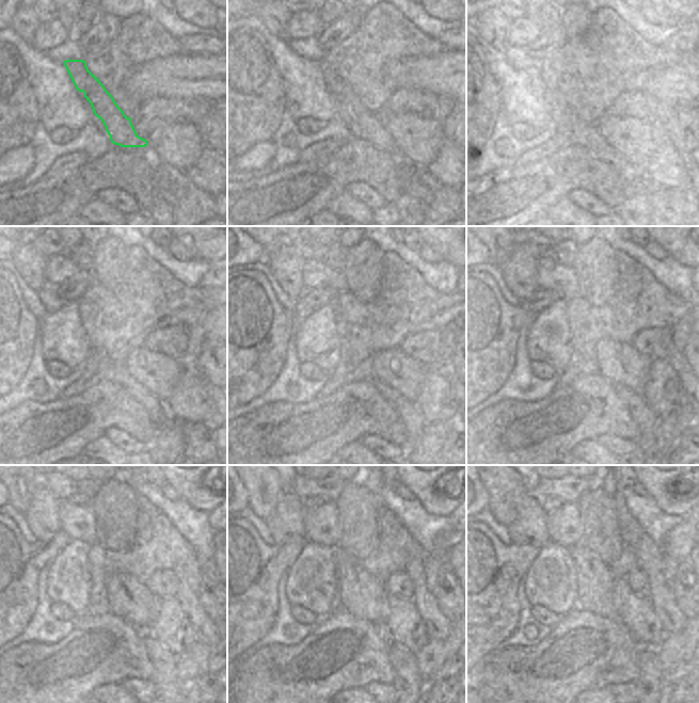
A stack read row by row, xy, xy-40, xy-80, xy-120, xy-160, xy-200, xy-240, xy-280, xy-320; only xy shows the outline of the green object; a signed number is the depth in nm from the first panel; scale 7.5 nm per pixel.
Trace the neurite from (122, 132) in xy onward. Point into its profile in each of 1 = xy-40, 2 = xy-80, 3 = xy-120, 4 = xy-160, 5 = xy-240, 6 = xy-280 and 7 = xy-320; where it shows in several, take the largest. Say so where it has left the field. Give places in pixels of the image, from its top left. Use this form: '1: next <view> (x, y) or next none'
1: next xy-40 (363, 125)
2: next xy-80 (588, 134)
3: next xy-120 (121, 377)
4: next xy-160 (412, 418)
5: next xy-240 (164, 676)
6: next xy-280 (408, 682)
7: next xy-320 (649, 682)

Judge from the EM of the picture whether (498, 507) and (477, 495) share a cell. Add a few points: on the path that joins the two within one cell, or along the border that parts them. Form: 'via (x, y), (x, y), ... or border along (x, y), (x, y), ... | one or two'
border along (478, 477), (487, 492), (488, 509) | two

